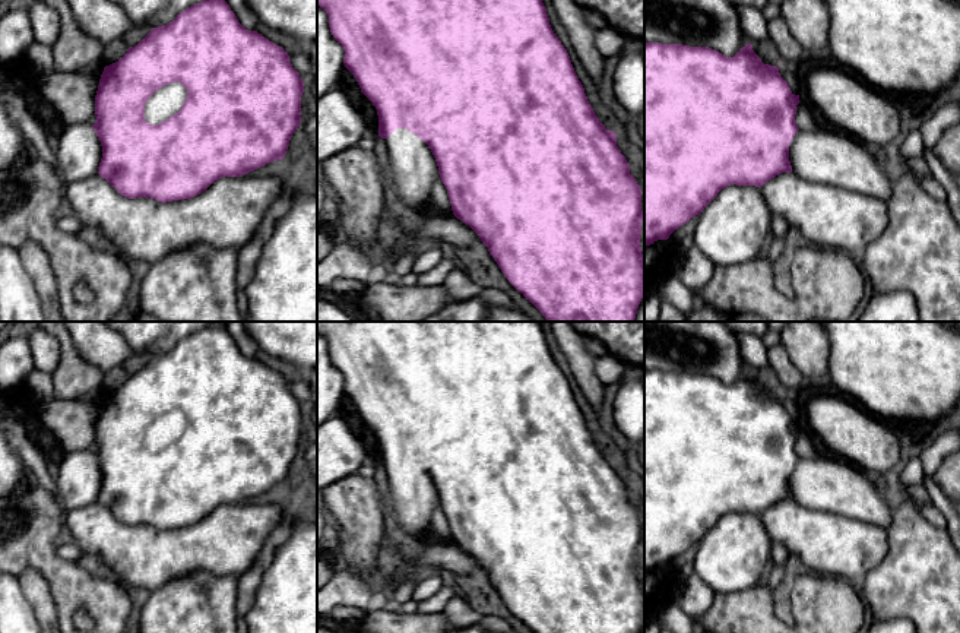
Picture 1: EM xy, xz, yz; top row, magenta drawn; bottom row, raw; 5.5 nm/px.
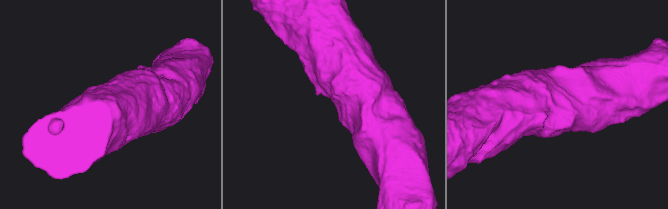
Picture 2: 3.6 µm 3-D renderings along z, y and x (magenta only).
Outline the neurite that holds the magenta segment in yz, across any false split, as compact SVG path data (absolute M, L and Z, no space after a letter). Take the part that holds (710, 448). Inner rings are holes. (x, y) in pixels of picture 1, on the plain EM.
M644 370L644 575L658 567L668 567L675 557L696 542L700 542L722 516L731 512L761 515L782 500L793 500L807 509L831 512L866 523L874 523L887 531L893 518L893 504L887 501L883 484L842 458L801 458L795 449L796 433L799 430L799 422L795 422L791 418L788 409L780 403L777 393L764 392L754 380L753 371L750 370L734 384L726 384L709 374Z

